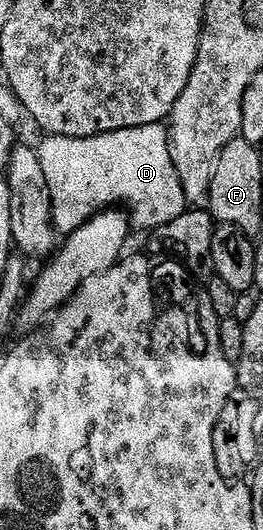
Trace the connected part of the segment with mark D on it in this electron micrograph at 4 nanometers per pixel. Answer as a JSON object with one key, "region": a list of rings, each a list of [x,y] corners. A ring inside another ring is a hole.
{"region":[[[162,123],[137,126],[129,130],[113,130],[89,138],[48,135],[43,139],[47,140],[37,144],[37,151],[41,170],[45,170],[45,182],[51,199],[51,223],[55,225],[56,233],[76,232],[94,216],[114,209],[114,204],[124,204],[128,208],[126,211],[132,229],[154,230],[173,222],[182,212],[188,211],[189,201],[181,190],[181,180],[177,178],[177,170],[169,154],[171,137]]]}

